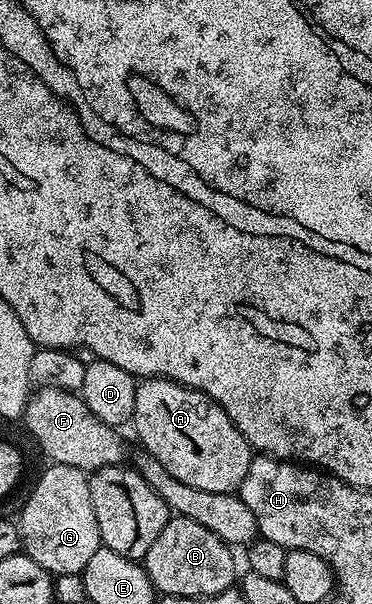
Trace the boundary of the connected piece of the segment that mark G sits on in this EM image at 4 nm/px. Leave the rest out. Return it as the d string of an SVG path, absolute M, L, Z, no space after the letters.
M49 465L49 470L40 474L36 487L28 494L24 507L18 517L18 537L23 553L28 554L43 570L55 576L57 574L80 574L86 564L90 564L90 556L102 549L98 519L94 517L94 504L90 504L90 484L88 474L73 466Z

